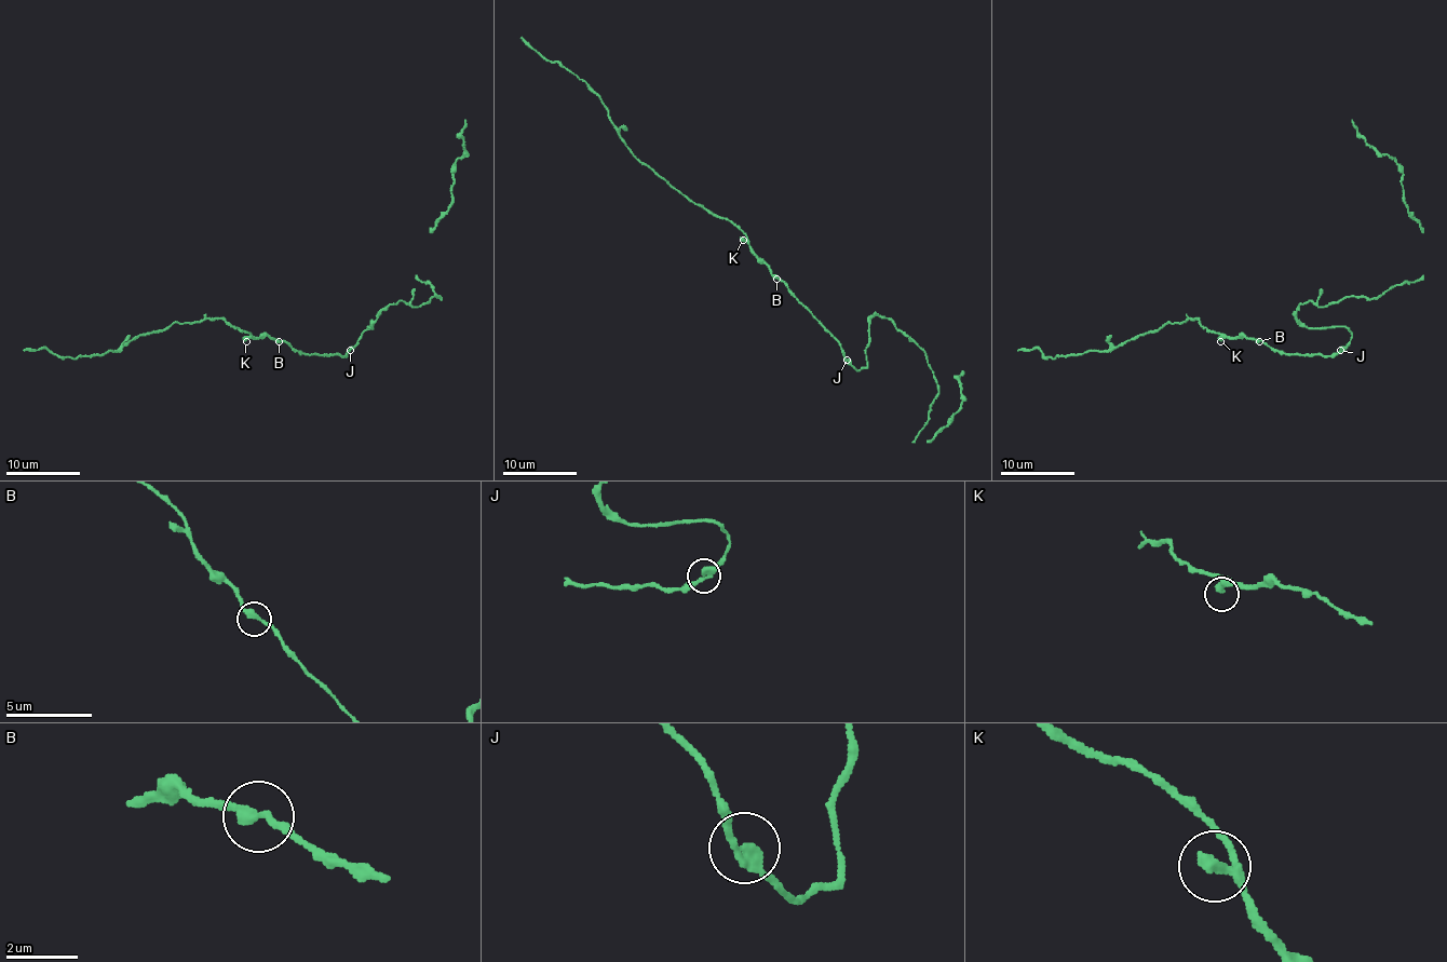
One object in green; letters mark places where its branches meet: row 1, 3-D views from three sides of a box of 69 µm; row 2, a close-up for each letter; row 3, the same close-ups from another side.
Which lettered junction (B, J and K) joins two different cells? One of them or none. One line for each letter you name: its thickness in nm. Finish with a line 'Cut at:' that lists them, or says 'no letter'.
Cut at: no letter

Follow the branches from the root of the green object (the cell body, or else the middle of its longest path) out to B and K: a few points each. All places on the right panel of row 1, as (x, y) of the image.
B: (1331, 354), (1280, 354), (1259, 341)
K: (1331, 354), (1280, 354), (1261, 341), (1243, 336), (1222, 337), (1220, 341)

